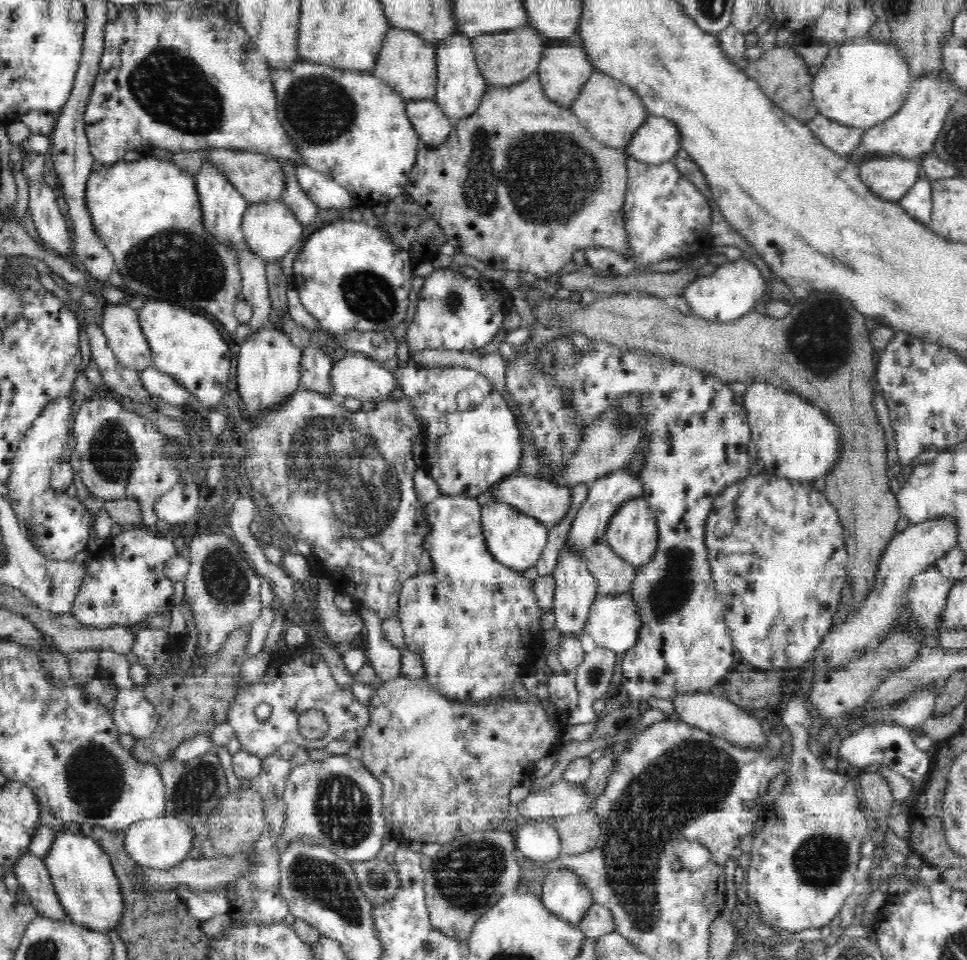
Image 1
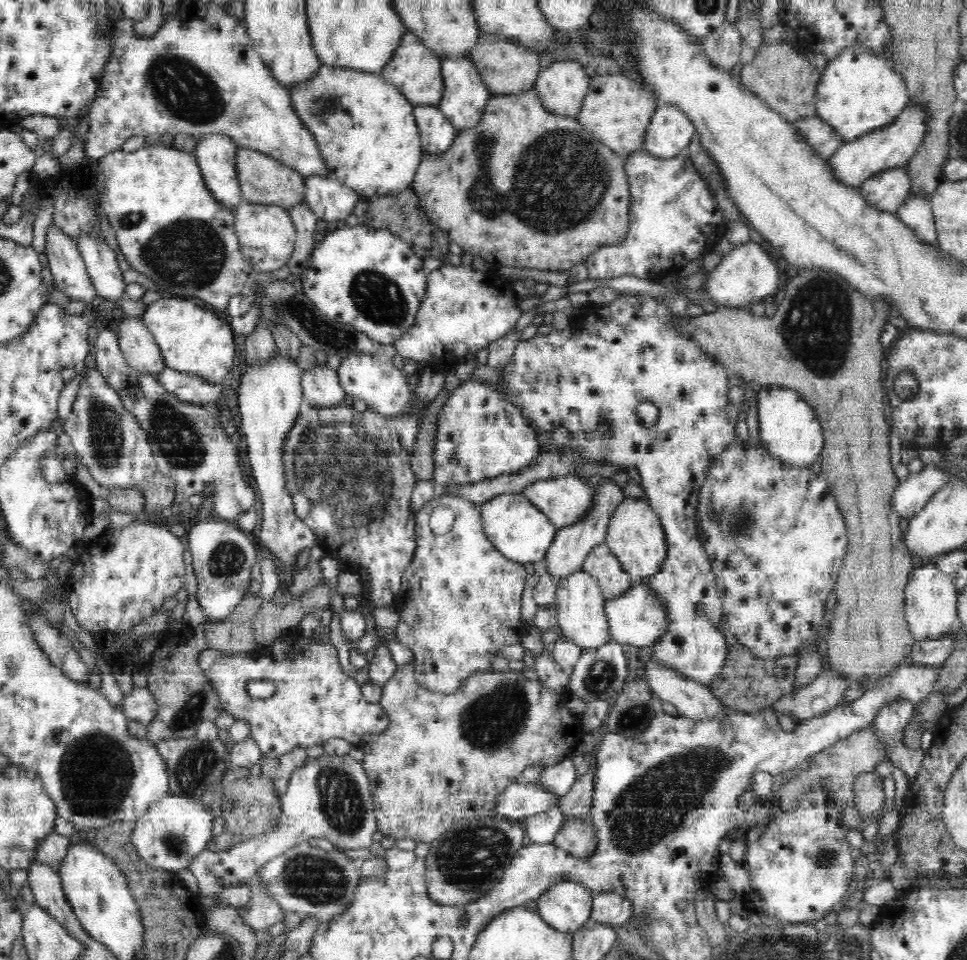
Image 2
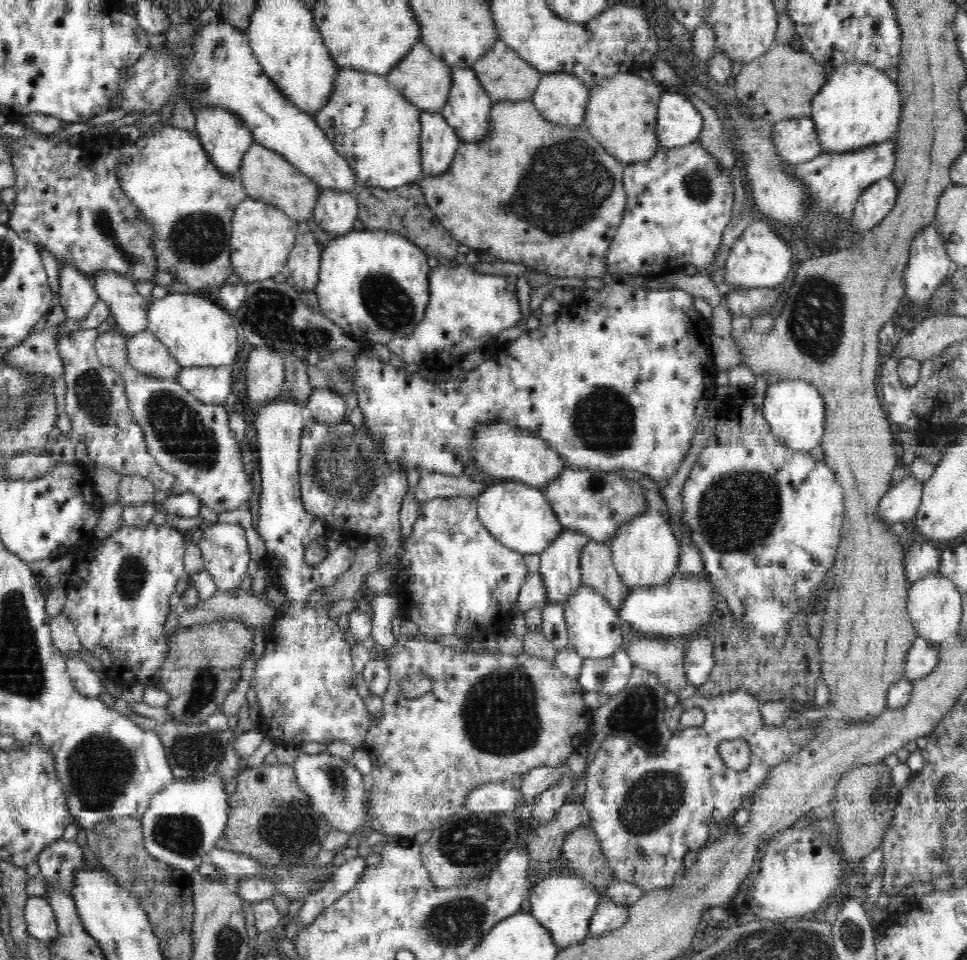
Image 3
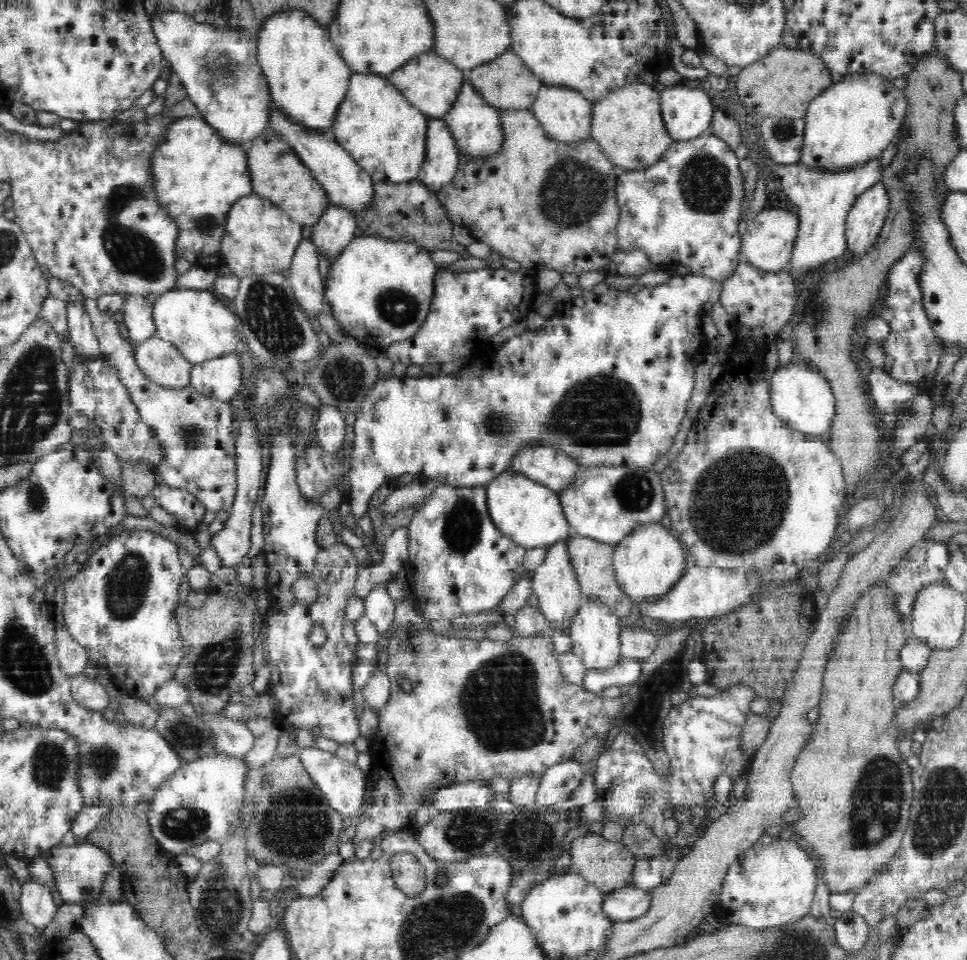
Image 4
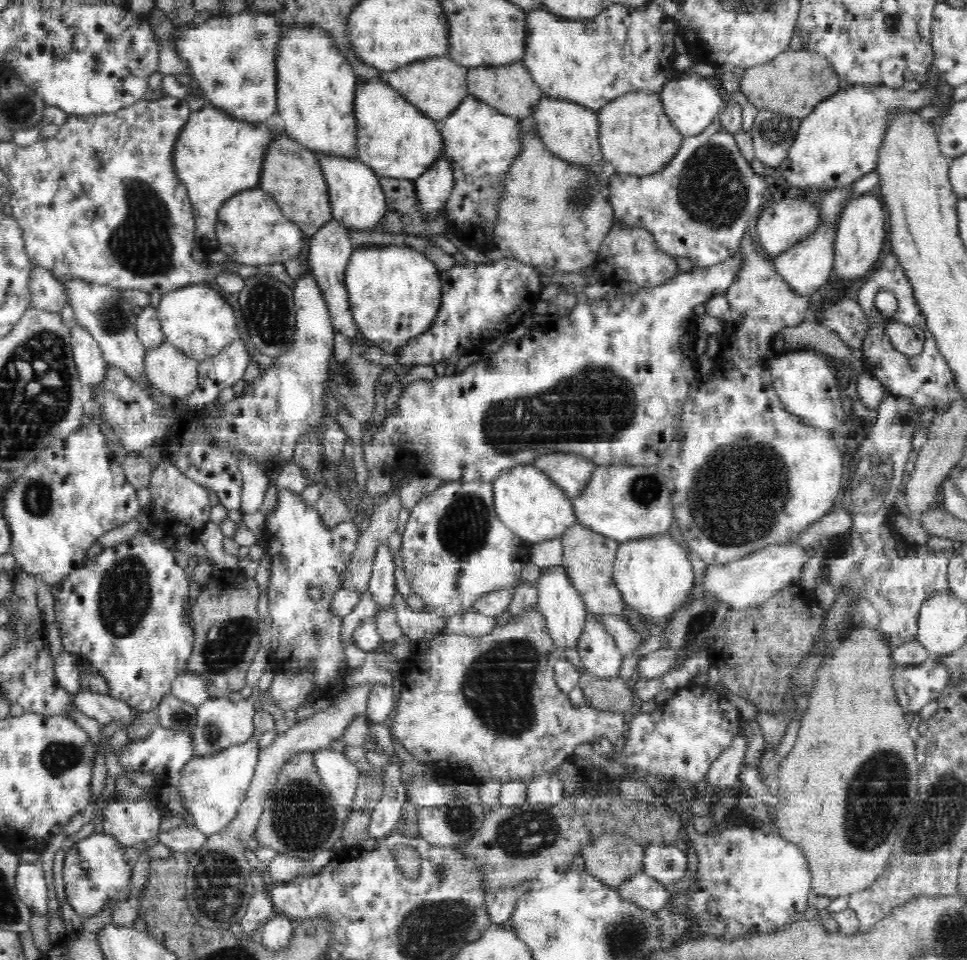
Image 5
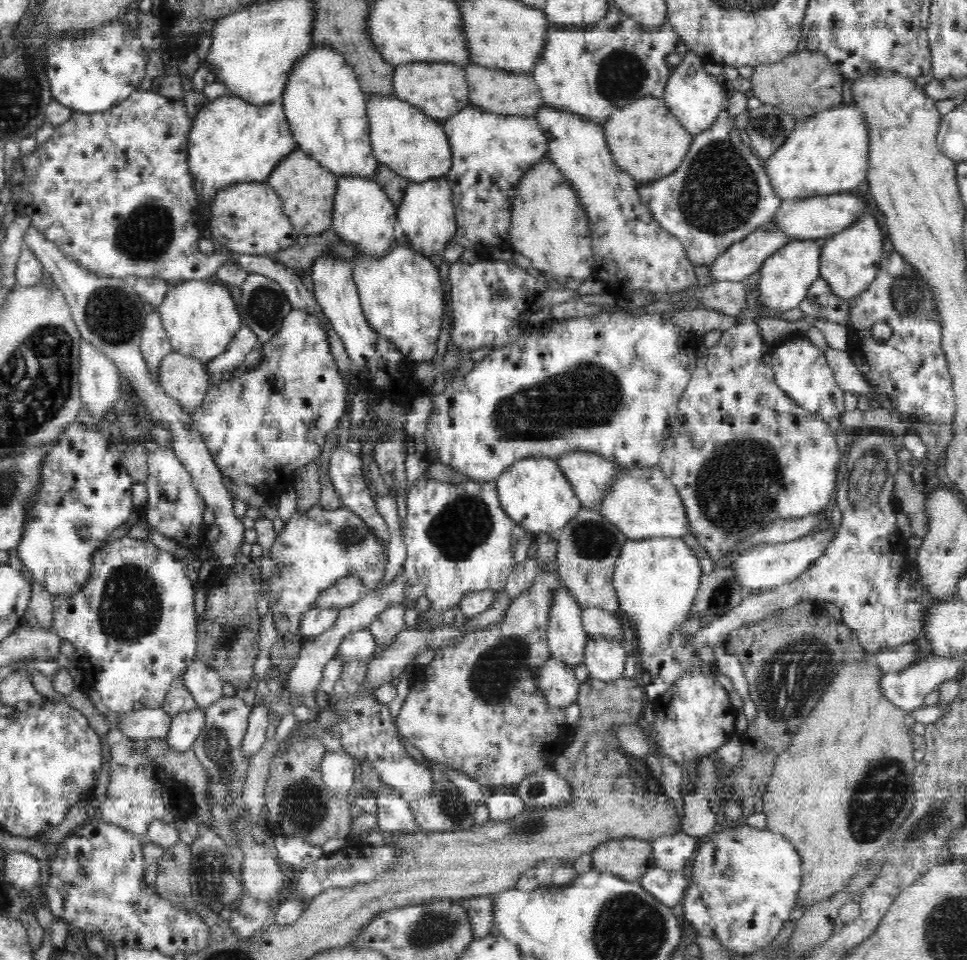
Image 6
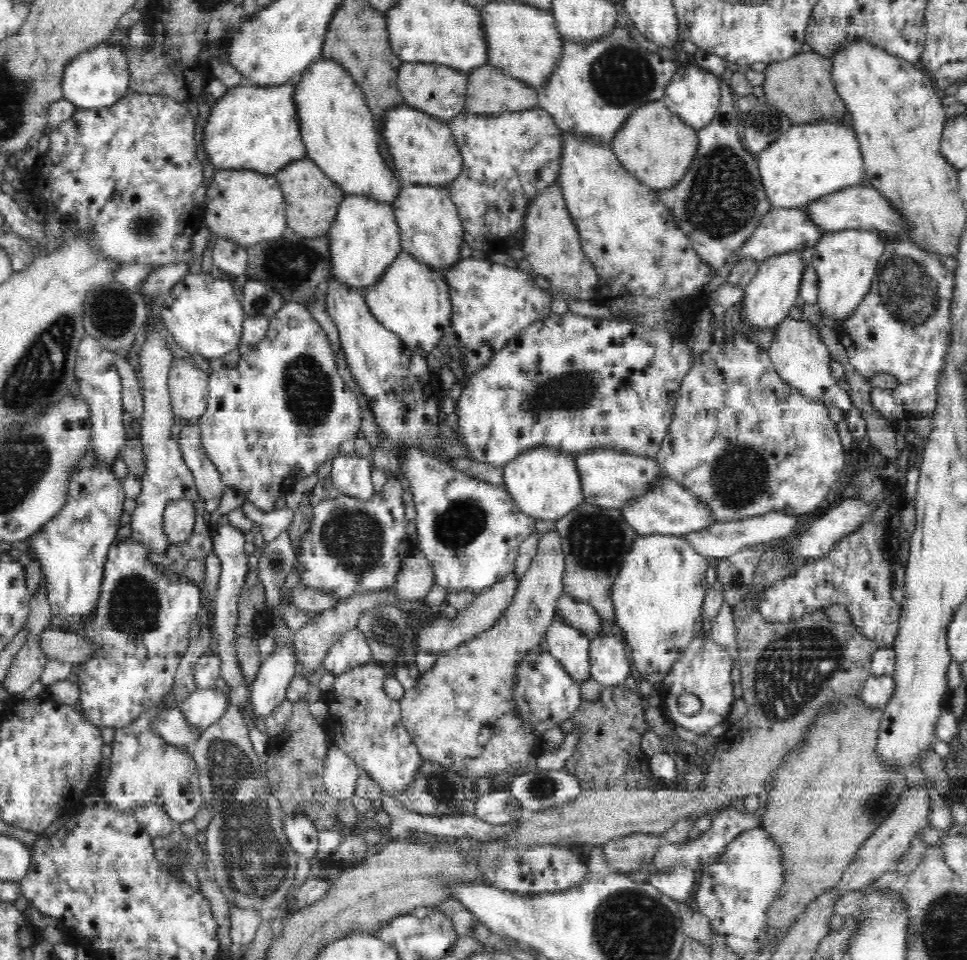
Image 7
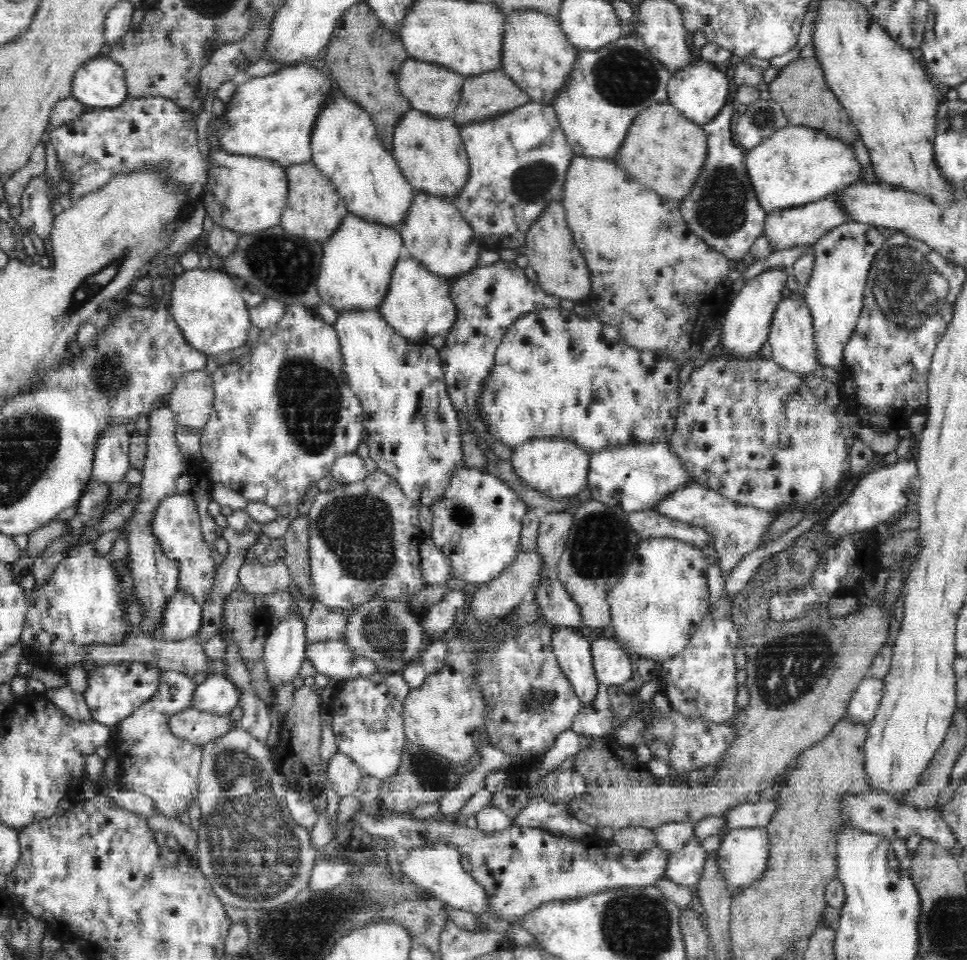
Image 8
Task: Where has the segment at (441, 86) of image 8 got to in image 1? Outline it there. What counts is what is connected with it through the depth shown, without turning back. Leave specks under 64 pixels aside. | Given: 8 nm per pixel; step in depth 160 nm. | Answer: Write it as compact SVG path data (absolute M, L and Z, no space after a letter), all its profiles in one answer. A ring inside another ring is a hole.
M391 27L371 70L406 100L432 99L437 89L437 60L435 46L415 32Z

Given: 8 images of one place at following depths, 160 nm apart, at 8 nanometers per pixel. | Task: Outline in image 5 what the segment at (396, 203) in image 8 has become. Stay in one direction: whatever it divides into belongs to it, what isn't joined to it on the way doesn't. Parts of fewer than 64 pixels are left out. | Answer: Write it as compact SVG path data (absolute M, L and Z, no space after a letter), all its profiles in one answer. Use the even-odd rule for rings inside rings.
M290 27L283 32L275 52L277 112L284 120L285 133L307 149L324 155L352 159L356 156L358 120L355 117L357 76L346 57L326 31L318 27Z

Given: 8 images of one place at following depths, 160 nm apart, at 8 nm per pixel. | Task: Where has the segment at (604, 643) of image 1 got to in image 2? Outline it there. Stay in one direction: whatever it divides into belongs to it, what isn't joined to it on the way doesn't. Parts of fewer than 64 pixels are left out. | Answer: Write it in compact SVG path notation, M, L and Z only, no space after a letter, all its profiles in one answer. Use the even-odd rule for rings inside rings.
M635 583L624 595L607 600L605 612L611 640L618 644L642 647L654 644L667 629L667 612L664 603L652 591L649 584Z

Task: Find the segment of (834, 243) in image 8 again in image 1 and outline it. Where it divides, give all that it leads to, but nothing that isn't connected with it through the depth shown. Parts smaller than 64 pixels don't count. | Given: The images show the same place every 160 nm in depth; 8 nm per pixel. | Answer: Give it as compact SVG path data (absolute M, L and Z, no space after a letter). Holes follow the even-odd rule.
M886 158L864 159L857 167L861 181L868 190L886 201L898 202L921 178L921 159Z

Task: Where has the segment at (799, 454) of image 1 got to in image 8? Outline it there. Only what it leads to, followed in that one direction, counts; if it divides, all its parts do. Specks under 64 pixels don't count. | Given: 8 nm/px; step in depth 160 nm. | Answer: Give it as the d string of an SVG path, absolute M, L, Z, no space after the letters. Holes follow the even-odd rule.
M793 292L787 298L782 296L776 313L773 314L769 340L767 341L771 347L771 359L776 364L780 364L780 367L799 375L804 380L809 375L819 374L822 367L820 361L816 359L817 349L813 341L813 333L811 310L808 309L805 299L798 297Z

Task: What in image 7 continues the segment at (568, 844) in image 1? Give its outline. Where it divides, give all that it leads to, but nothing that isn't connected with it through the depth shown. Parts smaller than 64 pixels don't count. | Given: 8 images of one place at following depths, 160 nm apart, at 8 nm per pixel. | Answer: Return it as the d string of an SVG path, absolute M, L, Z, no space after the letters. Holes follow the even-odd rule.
M642 830L629 836L616 837L602 845L605 863L610 870L619 874L640 870L653 860L661 841L660 836L648 835Z

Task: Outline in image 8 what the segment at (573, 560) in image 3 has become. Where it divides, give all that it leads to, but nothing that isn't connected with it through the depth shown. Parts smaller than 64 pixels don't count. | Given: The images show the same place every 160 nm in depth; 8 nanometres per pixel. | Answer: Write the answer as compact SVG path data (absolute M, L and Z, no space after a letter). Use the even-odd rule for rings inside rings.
M555 627L551 643L560 668L572 683L582 706L590 706L597 698L600 684L593 669L591 643L571 627Z

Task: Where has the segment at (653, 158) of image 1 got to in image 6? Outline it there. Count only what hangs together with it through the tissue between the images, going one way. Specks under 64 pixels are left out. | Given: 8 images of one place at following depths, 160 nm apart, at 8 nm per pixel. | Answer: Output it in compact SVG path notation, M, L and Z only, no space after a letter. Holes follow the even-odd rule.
M688 50L685 60L682 60L678 66L670 66L670 68L671 75L666 81L662 96L668 111L693 135L704 132L710 128L724 108L726 84L721 78L707 73L701 58L692 50Z

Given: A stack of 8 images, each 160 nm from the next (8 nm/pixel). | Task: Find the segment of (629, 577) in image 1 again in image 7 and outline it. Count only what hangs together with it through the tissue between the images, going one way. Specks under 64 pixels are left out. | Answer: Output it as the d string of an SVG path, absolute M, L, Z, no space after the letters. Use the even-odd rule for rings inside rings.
M583 501L572 512L555 521L565 556L563 594L592 606L602 622L615 618L611 599L615 576L623 567L634 538L638 536L624 520L618 510L606 510Z

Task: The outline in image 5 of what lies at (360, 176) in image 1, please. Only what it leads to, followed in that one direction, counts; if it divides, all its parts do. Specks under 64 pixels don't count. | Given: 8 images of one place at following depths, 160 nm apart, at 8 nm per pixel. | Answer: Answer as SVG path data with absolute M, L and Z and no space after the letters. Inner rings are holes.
M358 81L354 109L358 120L355 159L368 165L379 177L414 181L432 168L443 154L440 123L407 102L386 81Z

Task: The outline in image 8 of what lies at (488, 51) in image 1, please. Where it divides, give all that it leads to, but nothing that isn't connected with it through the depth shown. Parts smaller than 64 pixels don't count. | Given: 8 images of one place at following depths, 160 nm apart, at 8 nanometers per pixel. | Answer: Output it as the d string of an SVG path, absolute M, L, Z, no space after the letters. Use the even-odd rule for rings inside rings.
M496 70L480 76L472 76L464 81L461 100L456 111L452 113L456 126L466 122L482 122L500 116L505 112L525 106L531 102L530 96L526 94L504 71Z

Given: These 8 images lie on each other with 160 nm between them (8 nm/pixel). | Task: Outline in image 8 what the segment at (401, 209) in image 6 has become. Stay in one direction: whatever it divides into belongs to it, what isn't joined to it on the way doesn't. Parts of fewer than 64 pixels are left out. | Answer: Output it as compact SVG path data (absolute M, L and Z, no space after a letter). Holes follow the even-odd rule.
M415 193L410 211L399 228L404 248L410 256L419 260L432 274L448 280L470 274L481 261L478 254L482 249L475 229L463 219L456 204L443 196Z

